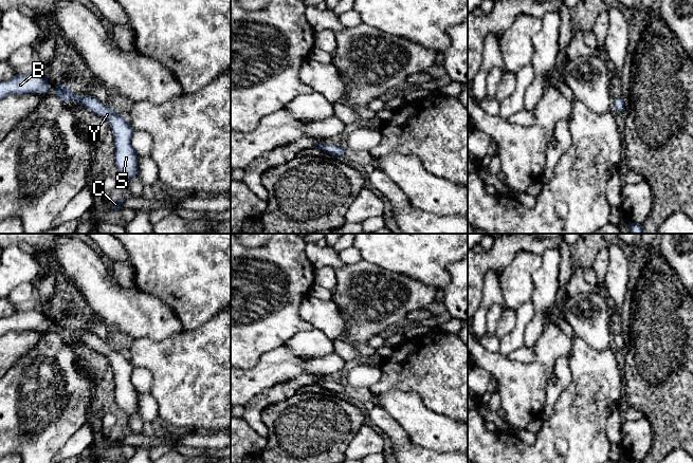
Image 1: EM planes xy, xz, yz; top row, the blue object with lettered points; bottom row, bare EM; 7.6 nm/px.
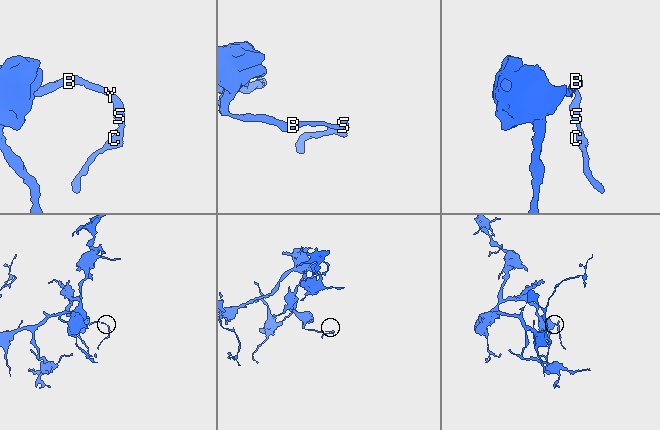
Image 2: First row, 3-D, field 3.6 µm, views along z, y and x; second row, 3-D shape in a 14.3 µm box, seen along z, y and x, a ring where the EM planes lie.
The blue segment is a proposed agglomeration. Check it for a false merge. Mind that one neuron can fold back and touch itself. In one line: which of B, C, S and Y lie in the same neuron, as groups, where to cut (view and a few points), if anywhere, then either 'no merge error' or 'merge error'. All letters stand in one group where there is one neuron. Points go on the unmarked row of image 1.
B C S Y; no cut; no merge error

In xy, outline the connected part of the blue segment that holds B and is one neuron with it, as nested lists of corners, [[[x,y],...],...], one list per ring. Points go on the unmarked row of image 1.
[[[38,309],[16,311],[10,317],[0,318],[0,336],[10,331],[48,330],[48,315]]]

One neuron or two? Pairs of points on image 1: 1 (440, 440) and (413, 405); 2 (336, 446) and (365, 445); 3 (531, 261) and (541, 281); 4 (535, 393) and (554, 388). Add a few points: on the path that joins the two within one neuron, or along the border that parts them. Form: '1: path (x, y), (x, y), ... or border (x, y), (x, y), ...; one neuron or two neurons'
1: path (434, 431), (416, 413); one neuron
2: border (362, 425), (344, 451); two neurons
3: border (542, 255), (542, 263), (532, 275), (531, 295); two neurons
4: border (554, 368), (546, 387), (546, 401), (541, 415); two neurons

